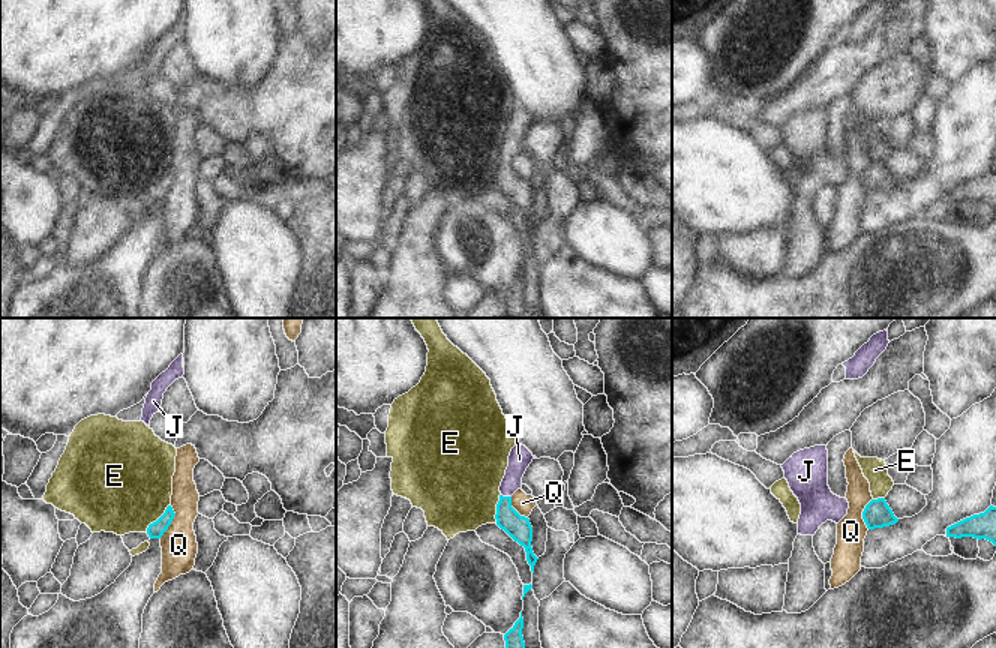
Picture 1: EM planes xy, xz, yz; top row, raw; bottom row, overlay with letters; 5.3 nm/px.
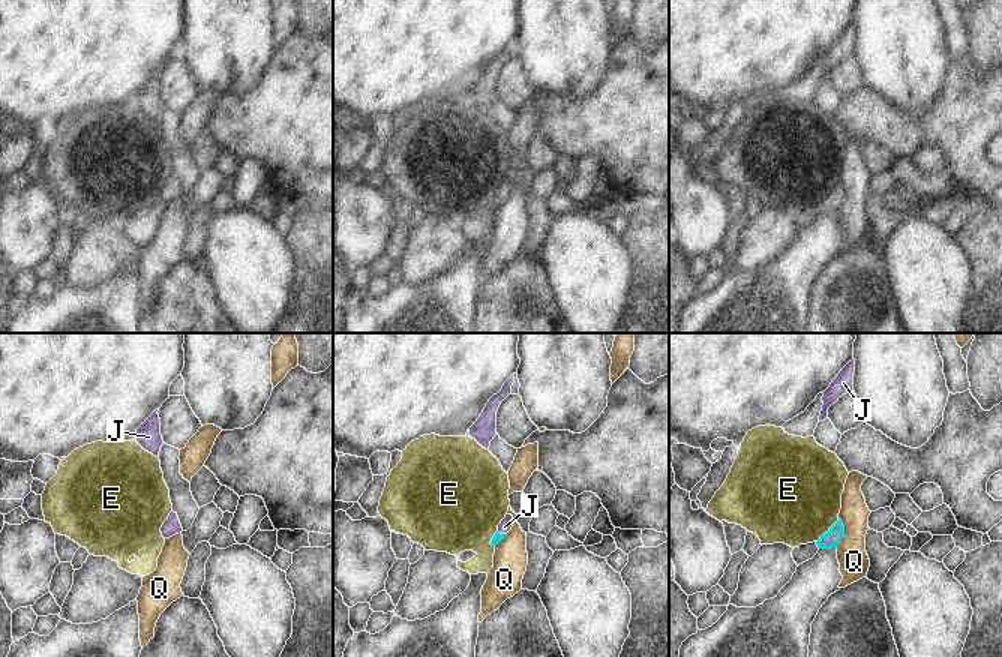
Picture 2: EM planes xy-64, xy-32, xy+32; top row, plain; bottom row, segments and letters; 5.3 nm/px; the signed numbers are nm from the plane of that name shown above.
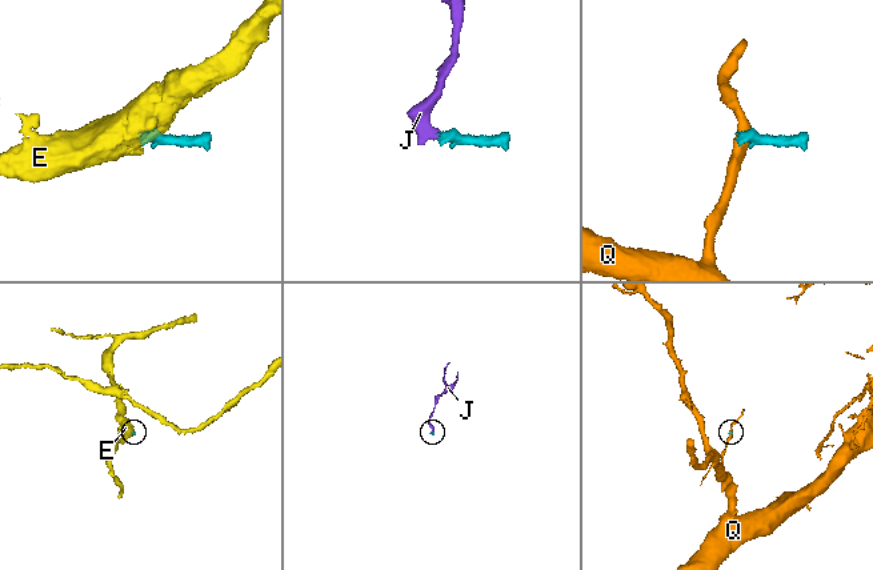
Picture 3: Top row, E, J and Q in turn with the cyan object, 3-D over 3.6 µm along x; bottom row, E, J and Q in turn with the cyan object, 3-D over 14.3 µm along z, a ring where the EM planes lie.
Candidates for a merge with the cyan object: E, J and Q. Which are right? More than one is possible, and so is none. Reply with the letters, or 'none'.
J.

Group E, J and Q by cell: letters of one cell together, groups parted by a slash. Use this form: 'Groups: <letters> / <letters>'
Groups: E / J / Q.

